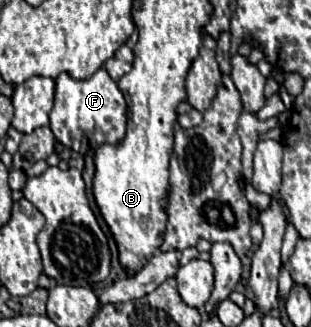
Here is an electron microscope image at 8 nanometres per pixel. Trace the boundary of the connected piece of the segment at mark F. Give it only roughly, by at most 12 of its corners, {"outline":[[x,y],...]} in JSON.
{"outline":[[107,70],[59,74],[51,130],[77,152],[125,136],[127,104]]}

